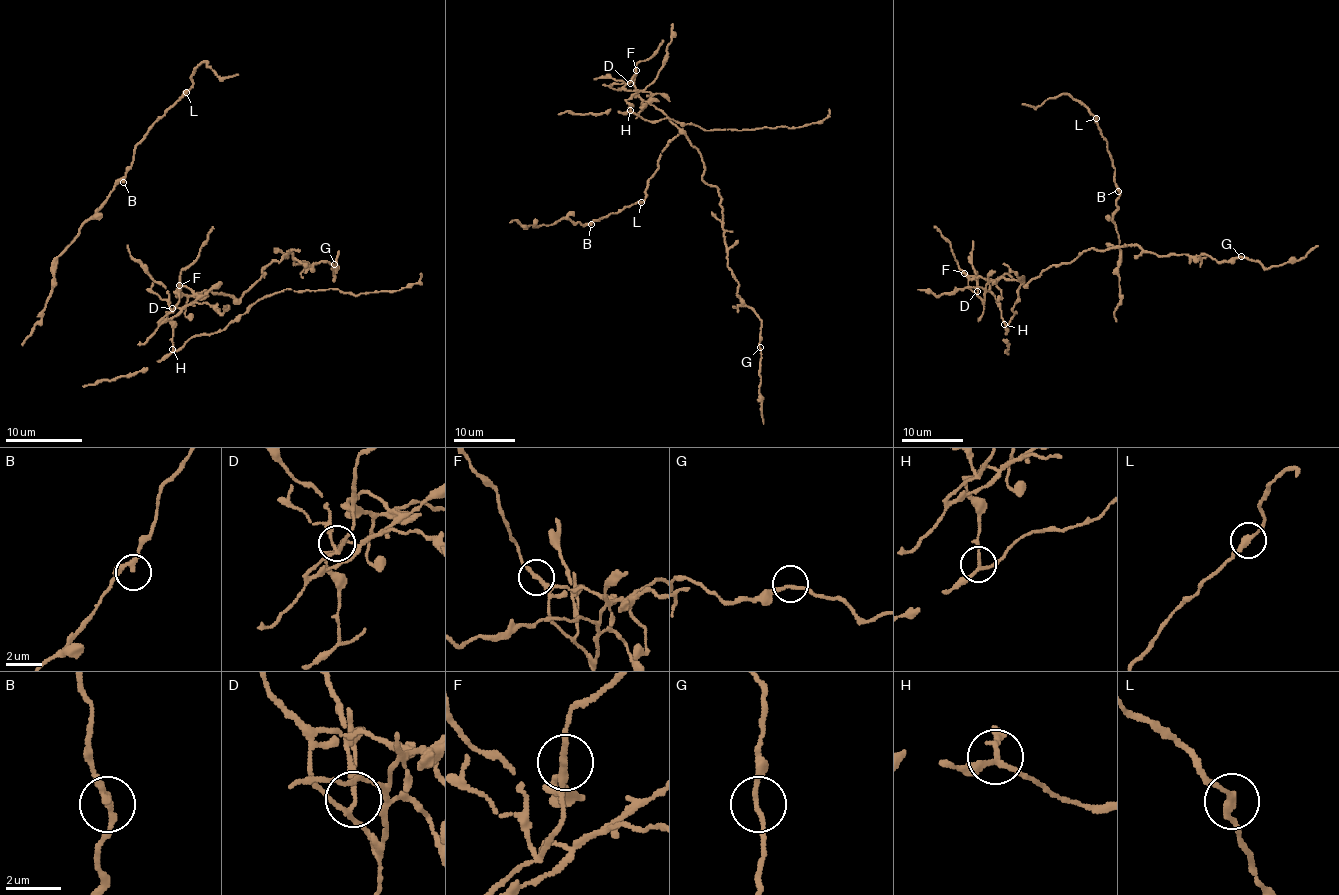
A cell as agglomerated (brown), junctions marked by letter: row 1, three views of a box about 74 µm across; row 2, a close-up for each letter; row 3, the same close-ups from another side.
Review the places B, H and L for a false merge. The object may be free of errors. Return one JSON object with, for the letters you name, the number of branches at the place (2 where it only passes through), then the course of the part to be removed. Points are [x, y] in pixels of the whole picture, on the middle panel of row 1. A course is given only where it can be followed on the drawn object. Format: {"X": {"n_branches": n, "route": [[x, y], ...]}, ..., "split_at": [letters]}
{"H": {"n_branches": 3, "route": [[630, 110], [637, 91], [650, 93], [721, 198], [727, 266], [761, 322], [763, 424]]}, "split_at": ["H"]}

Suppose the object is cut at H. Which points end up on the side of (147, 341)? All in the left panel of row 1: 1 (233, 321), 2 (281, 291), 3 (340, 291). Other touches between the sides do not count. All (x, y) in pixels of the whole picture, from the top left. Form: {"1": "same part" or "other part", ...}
{"1": "other part", "2": "other part", "3": "other part"}

